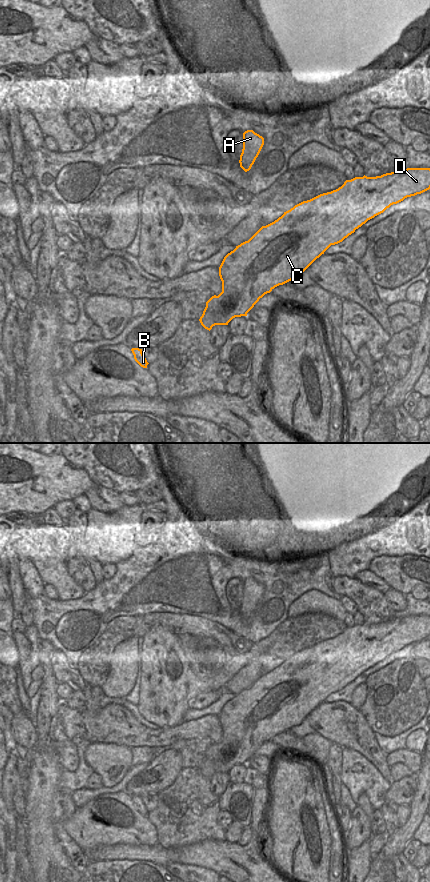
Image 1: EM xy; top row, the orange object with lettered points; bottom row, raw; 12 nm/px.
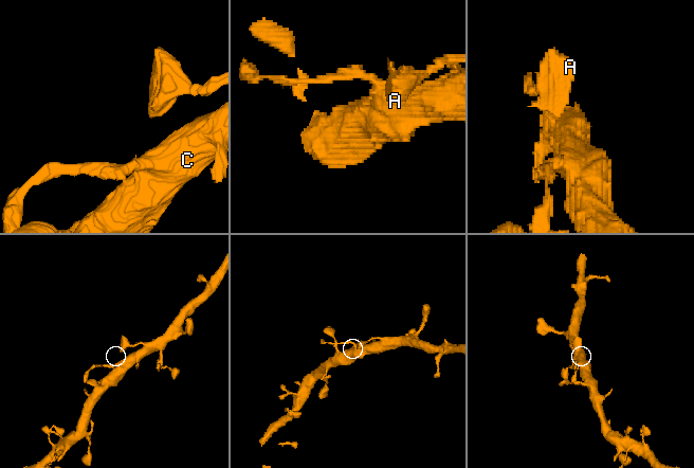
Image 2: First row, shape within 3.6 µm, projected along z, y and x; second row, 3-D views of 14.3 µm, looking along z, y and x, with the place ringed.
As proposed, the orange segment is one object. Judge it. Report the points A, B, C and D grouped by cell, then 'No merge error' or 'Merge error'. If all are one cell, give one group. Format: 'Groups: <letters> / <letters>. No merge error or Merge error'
Groups: A B C D. No merge error.

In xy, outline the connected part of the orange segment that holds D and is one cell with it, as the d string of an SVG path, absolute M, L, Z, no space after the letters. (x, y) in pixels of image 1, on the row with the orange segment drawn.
M407 168L395 170L376 177L355 177L346 180L336 190L320 194L310 200L295 205L284 212L274 222L262 226L248 241L241 243L228 253L220 267L219 276L222 281L222 292L212 296L207 302L199 321L201 325L211 330L215 325L228 325L235 317L247 316L247 313L265 294L275 287L283 285L302 273L331 246L342 242L368 220L383 213L393 204L407 197L421 194L430 189L430 168Z

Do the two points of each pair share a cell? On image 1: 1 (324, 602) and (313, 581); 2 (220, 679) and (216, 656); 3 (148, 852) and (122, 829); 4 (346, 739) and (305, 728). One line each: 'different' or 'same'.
1: different
2: different
3: different
4: different

